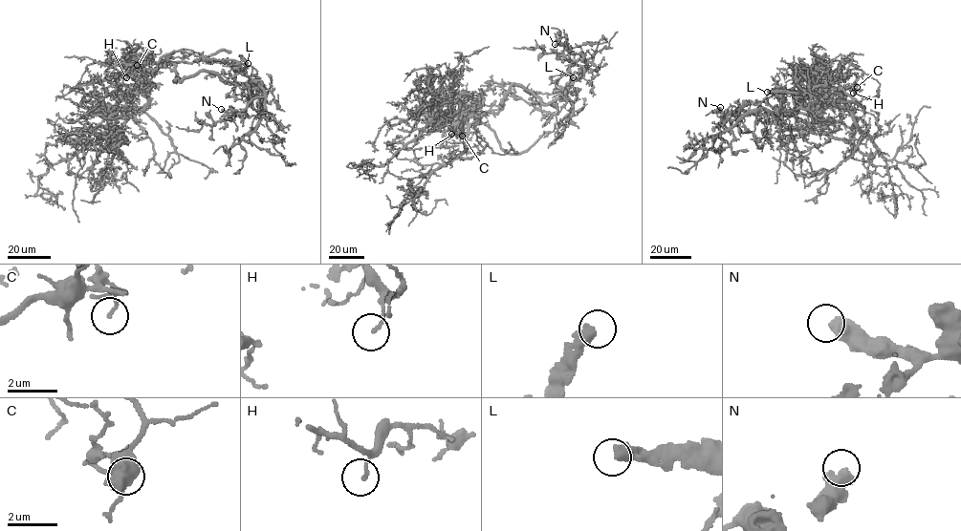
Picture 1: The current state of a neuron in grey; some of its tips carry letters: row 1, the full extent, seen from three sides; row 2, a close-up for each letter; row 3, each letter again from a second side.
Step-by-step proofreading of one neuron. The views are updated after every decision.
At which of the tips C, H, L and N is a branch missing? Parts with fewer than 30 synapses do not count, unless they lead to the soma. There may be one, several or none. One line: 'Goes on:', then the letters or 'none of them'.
Goes on: L

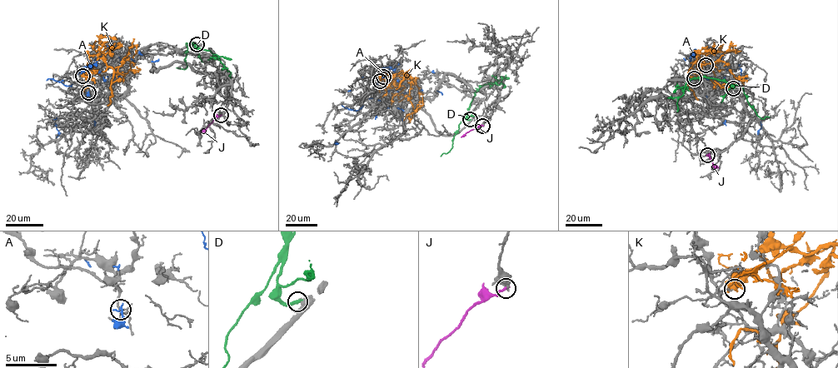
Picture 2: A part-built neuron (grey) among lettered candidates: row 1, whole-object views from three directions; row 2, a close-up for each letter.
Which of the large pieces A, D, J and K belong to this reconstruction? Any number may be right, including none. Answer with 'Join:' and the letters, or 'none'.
Join: none

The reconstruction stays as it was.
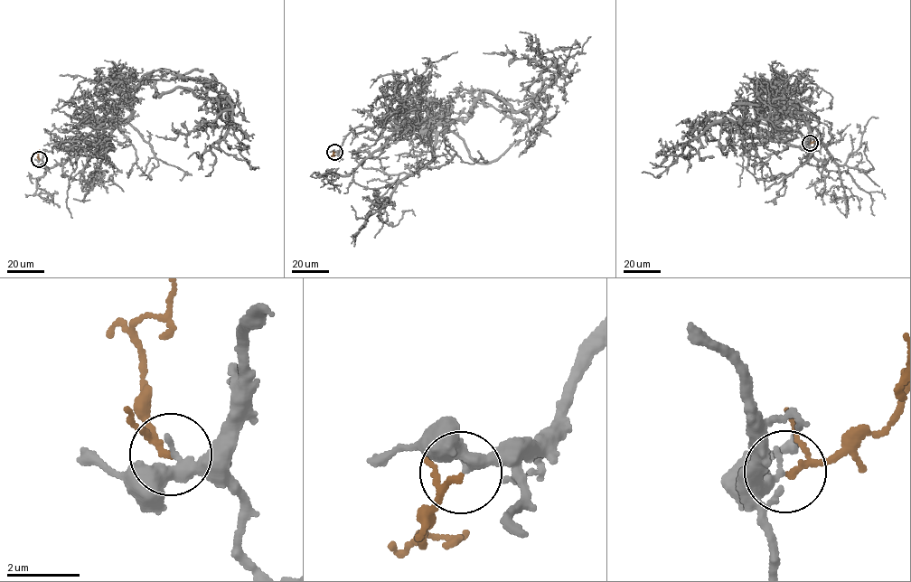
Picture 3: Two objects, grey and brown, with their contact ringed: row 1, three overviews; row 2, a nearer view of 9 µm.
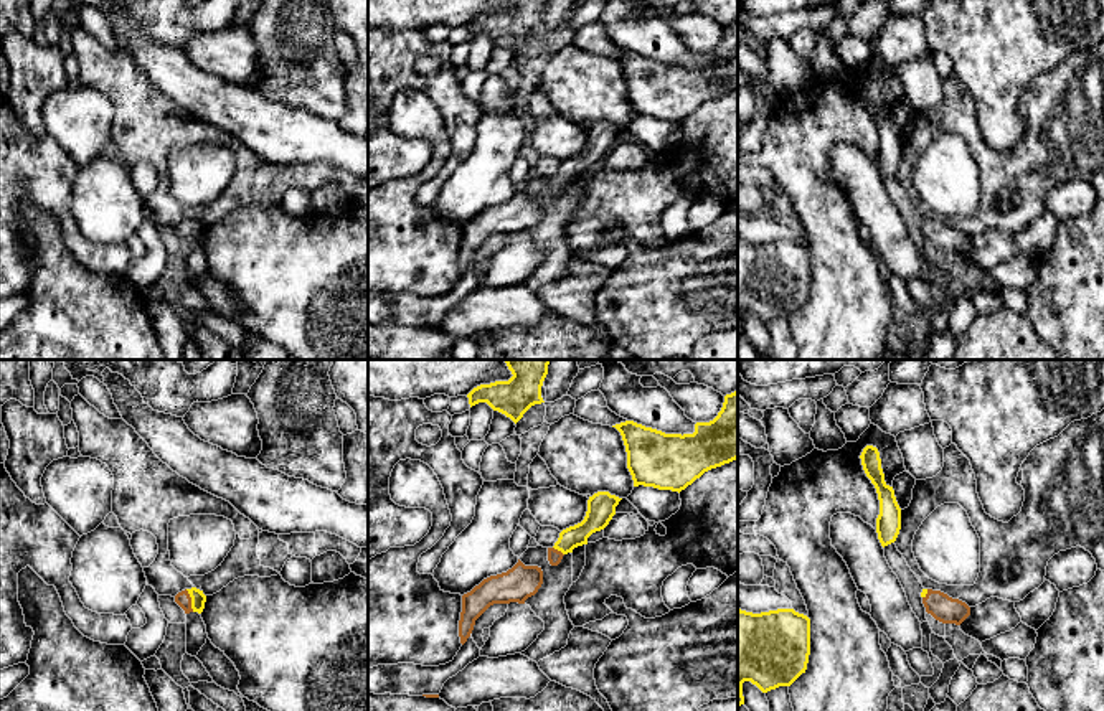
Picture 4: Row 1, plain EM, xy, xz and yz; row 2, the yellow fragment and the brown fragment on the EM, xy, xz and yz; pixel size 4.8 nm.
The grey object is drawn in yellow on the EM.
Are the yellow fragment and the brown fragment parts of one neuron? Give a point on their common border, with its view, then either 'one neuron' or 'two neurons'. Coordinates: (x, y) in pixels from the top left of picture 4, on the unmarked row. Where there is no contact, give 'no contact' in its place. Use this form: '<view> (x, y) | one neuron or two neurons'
xy (192, 231) | one neuron

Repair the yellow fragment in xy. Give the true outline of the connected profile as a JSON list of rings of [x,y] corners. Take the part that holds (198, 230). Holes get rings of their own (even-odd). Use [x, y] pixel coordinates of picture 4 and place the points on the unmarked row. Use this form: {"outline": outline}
{"outline": [[[191,218],[178,223],[175,226],[175,233],[185,241],[185,244],[201,244],[205,239],[206,226],[203,224],[203,221]]]}

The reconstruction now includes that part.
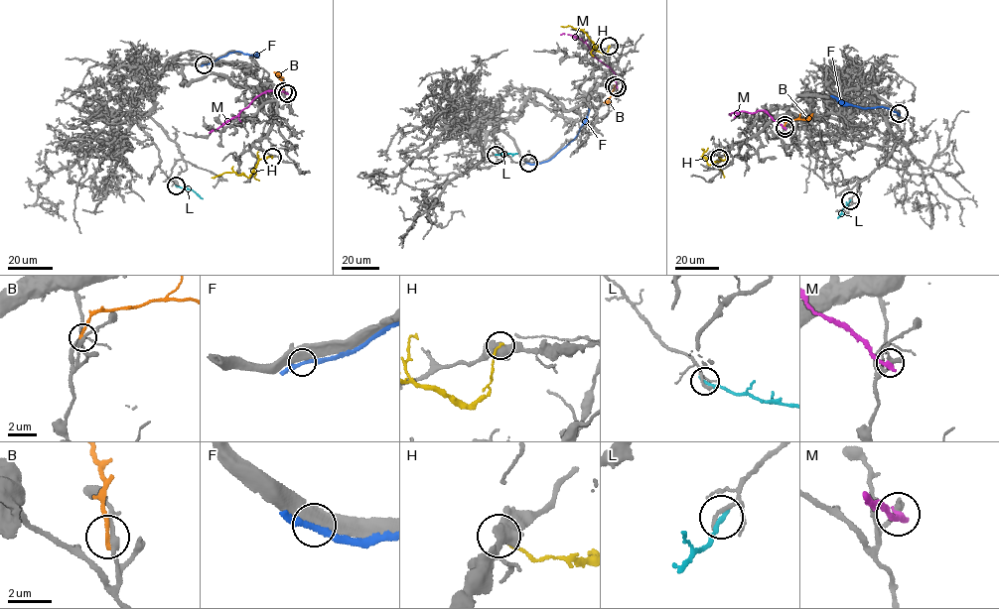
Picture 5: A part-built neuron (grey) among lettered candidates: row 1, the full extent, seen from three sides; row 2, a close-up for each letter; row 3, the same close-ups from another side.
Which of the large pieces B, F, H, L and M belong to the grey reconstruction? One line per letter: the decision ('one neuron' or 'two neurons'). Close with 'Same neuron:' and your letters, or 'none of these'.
B: two neurons
F: two neurons
H: two neurons
L: two neurons
M: two neurons
Same neuron: none of these

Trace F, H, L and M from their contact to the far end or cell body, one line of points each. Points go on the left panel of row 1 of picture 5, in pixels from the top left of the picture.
F: (204, 64), (234, 52), (250, 56), (257, 53)
H: (272, 157), (261, 159), (249, 177), (226, 172), (212, 178)
L: (176, 185), (193, 189), (203, 198)
M: (287, 93), (264, 91), (236, 115), (209, 132)

